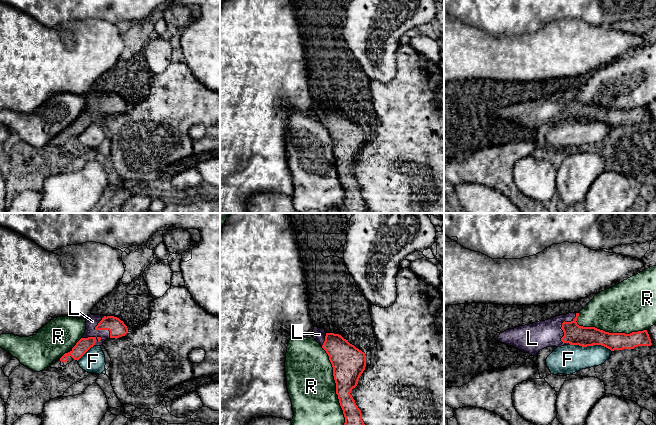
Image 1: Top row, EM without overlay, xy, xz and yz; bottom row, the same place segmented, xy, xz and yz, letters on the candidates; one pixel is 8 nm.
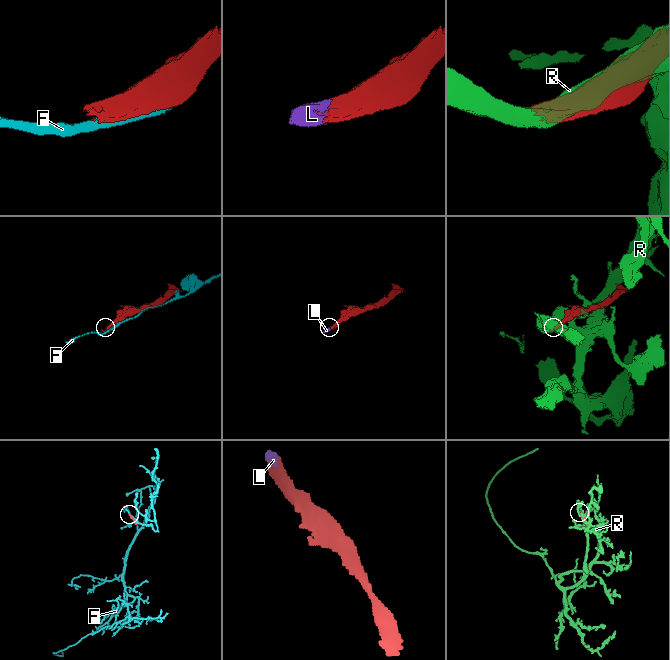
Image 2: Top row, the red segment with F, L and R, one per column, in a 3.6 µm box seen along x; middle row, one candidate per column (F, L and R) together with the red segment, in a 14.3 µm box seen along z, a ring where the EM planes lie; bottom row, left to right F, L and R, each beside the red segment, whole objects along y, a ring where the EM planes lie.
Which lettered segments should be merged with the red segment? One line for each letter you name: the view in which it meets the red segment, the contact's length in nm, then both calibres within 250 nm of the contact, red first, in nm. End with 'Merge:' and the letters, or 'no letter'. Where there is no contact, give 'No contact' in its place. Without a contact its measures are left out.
L: Touches red in yz. Shared border 260 nm. Thickness 160 nm (red) against 220 nm
Merge: L

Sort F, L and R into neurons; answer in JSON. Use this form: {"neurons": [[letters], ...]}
{"neurons": [["F"], ["L"], ["R"]]}

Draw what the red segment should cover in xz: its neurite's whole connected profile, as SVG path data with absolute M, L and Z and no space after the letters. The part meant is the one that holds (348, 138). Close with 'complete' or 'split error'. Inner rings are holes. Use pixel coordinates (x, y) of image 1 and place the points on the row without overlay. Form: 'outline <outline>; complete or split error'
outline M315 102L313 114L326 127L333 143L336 170L345 193L340 213L367 213L368 206L362 196L361 186L350 170L365 146L365 129L341 111L326 109L324 105Z; split error

